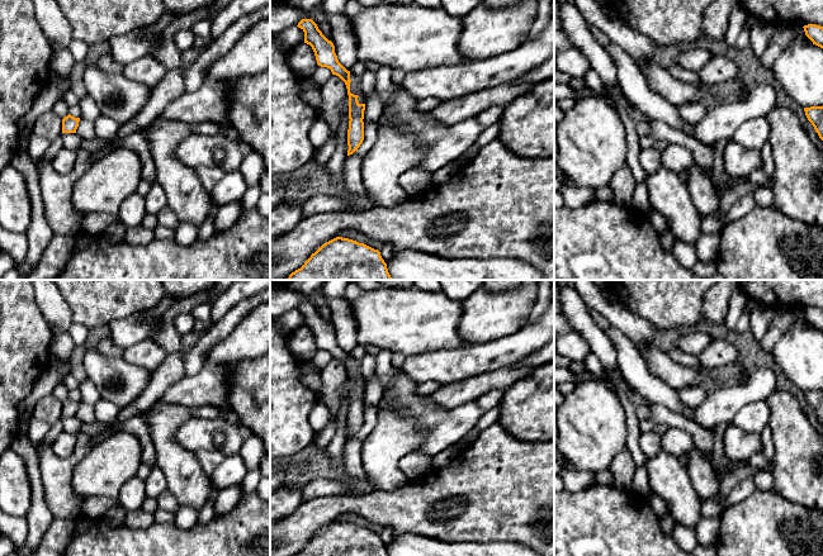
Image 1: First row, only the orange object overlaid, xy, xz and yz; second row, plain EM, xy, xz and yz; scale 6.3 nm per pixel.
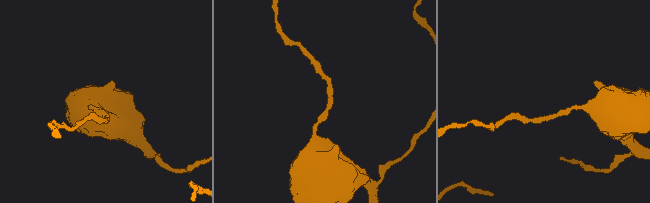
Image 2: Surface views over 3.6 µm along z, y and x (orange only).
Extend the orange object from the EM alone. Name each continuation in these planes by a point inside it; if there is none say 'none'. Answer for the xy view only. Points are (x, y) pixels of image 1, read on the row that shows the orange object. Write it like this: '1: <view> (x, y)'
none

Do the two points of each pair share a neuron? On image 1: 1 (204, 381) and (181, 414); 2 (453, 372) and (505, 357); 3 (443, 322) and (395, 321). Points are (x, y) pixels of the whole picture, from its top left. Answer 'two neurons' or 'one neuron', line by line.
1: two neurons
2: one neuron
3: one neuron

